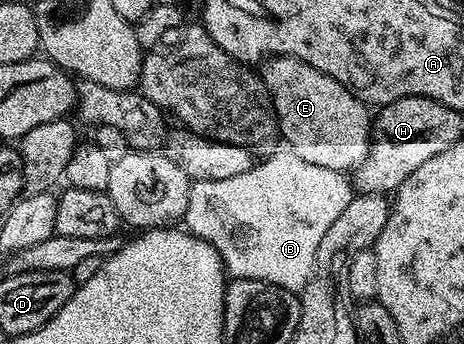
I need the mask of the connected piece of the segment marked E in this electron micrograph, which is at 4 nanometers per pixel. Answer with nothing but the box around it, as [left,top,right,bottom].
[259,55,371,173]

